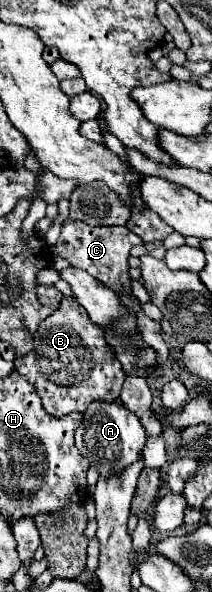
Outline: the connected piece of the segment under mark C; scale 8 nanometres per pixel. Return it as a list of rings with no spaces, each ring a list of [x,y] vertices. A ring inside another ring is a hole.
[[[65,222],[61,228],[61,236],[57,240],[57,246],[53,246],[53,254],[59,254],[67,258],[75,268],[81,268],[95,276],[99,282],[111,286],[119,294],[119,266],[127,266],[129,250],[137,244],[143,244],[143,240],[127,230],[125,226],[101,226],[93,228],[83,222]]]

